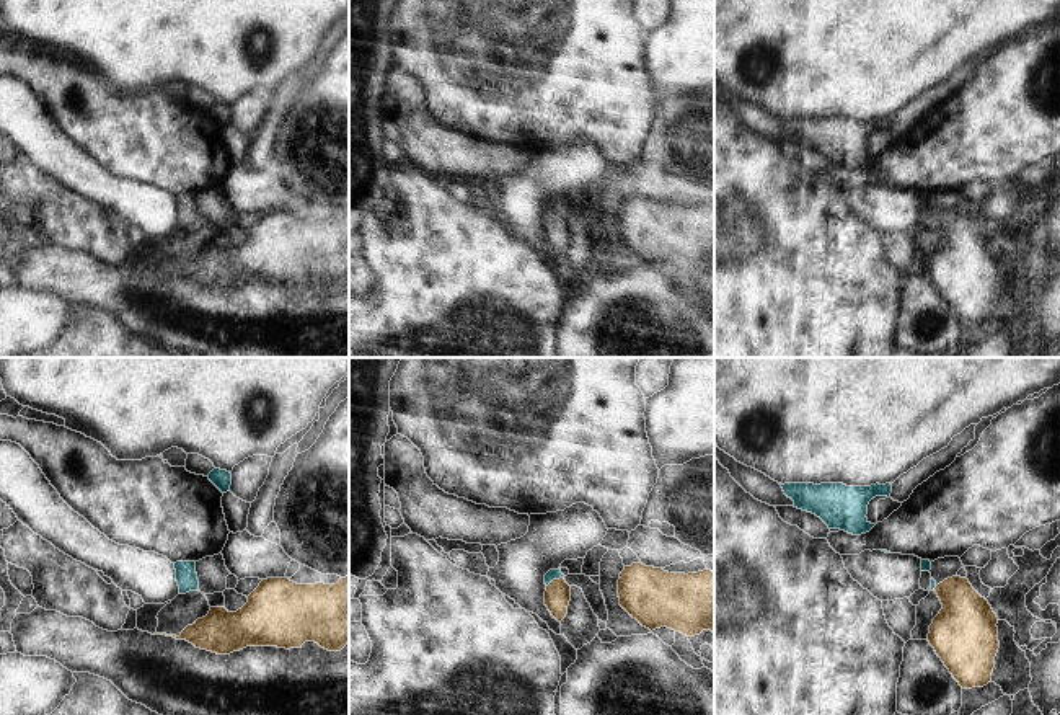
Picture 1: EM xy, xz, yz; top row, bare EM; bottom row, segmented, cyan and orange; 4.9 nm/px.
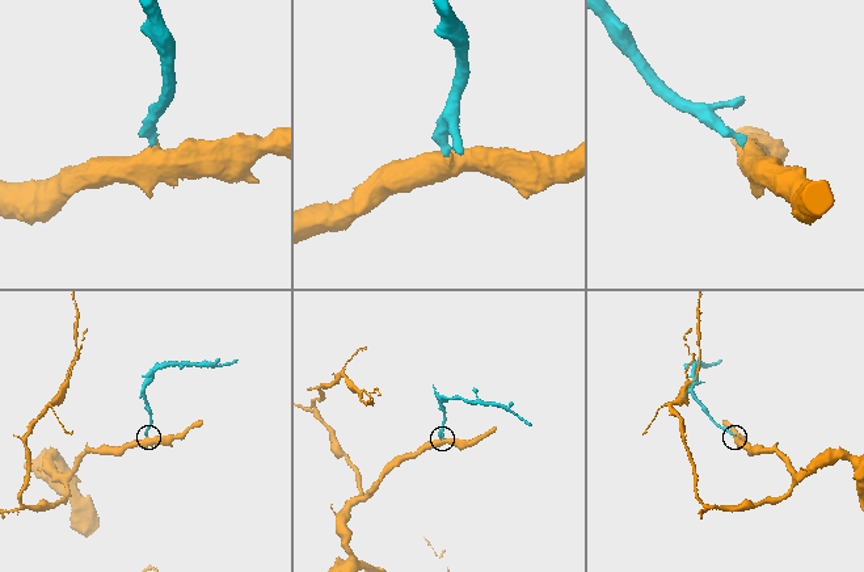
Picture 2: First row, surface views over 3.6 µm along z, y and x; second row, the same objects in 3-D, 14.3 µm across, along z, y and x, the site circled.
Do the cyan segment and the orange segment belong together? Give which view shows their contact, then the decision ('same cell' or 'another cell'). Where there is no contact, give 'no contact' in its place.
meets cyan in xz; same cell

